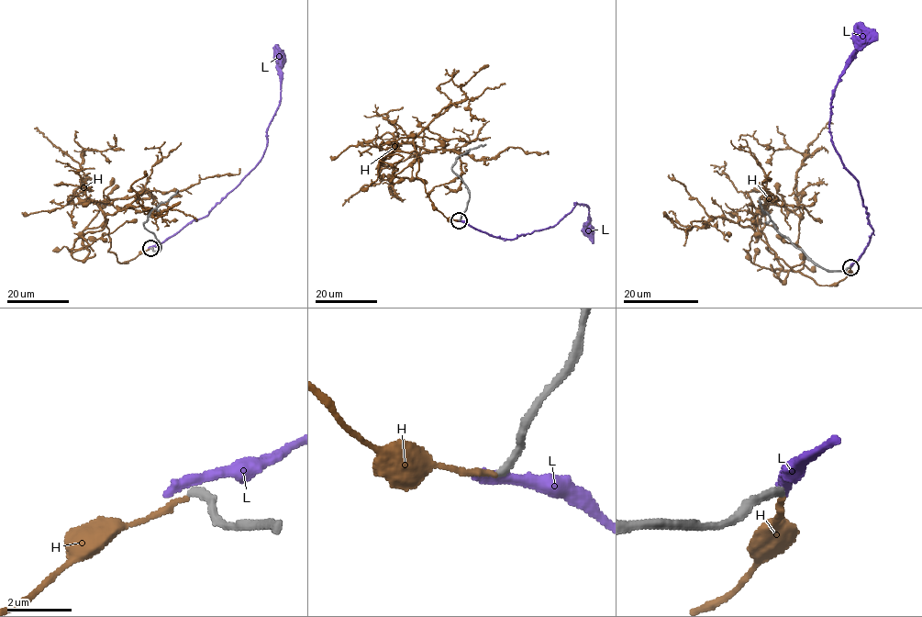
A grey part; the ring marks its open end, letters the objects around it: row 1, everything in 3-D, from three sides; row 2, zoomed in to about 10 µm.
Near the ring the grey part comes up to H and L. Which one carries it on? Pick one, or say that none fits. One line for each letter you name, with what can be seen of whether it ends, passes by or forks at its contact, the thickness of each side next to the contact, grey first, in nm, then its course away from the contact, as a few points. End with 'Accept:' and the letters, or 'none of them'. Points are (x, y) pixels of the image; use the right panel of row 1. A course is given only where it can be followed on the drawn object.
H: it ends; calibres 240 and 170 nm; course (850, 267), (843, 279), (818, 285), (760, 237), (760, 211), (798, 206), (803, 156), (748, 134), (738, 140)
Accept: H

